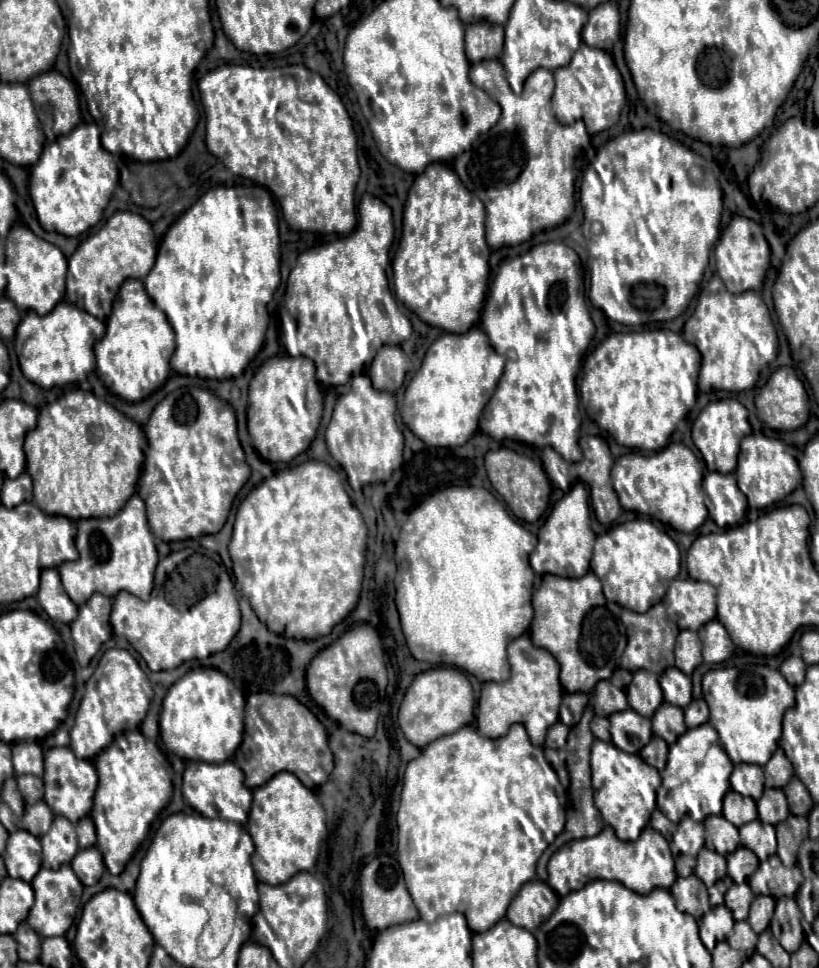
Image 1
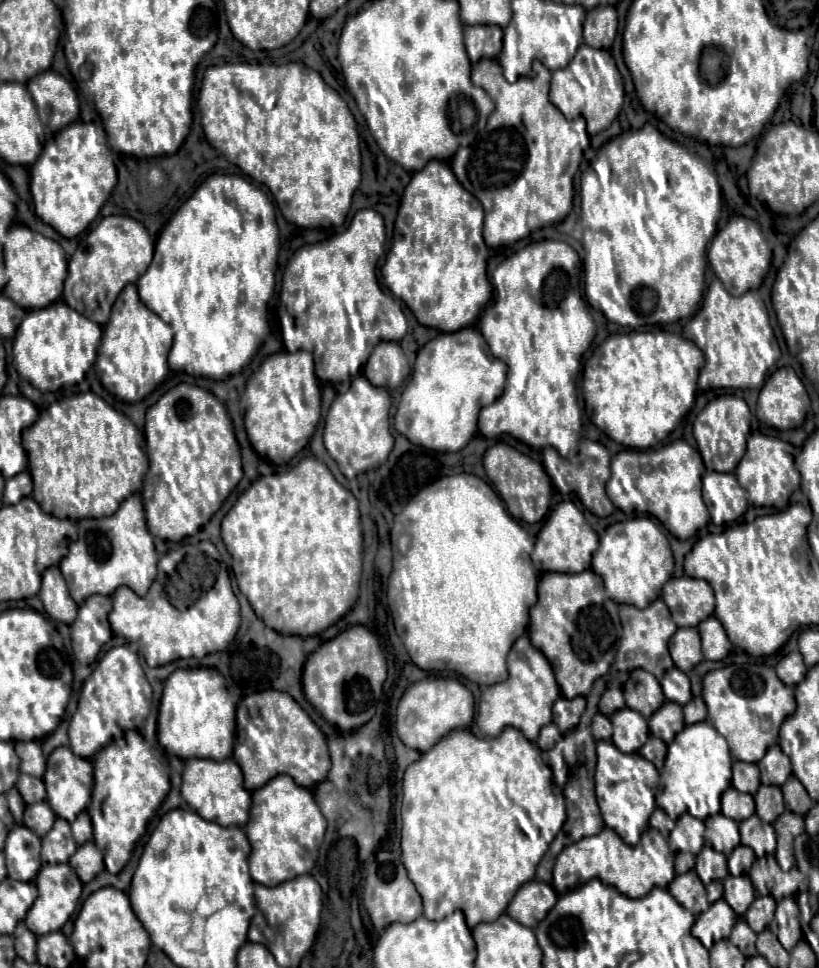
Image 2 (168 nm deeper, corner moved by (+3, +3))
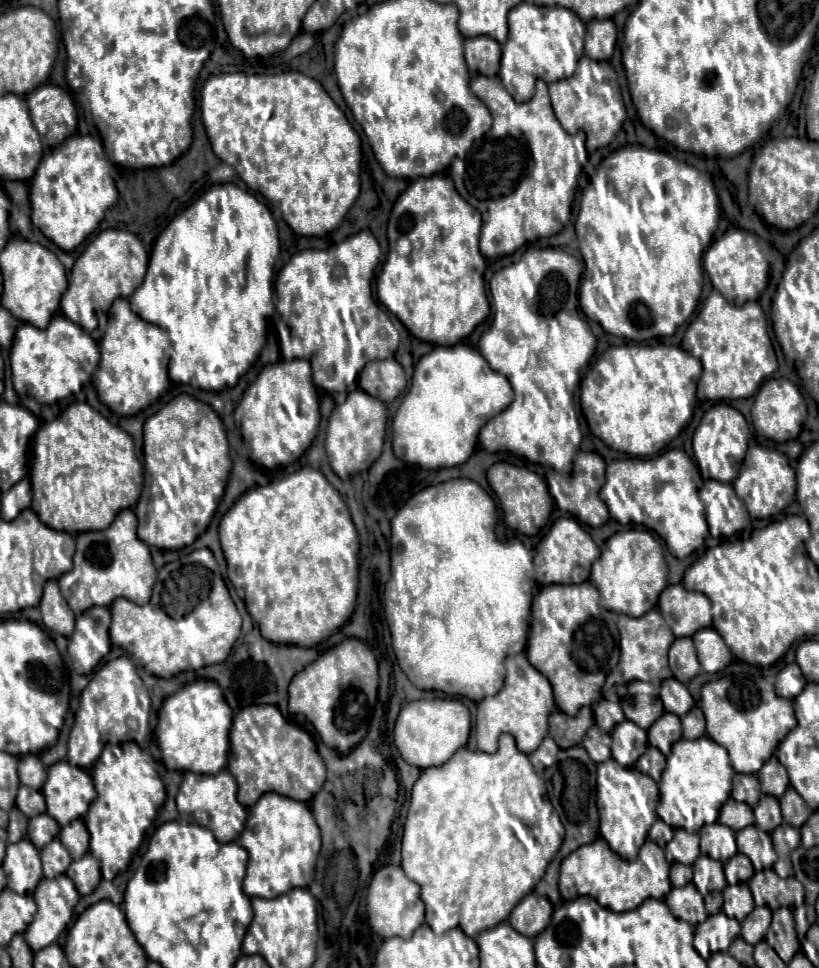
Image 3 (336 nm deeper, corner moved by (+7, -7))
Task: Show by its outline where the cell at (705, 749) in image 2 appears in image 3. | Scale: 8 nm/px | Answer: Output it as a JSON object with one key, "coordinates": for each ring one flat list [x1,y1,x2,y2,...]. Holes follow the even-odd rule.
{"coordinates":[[702,736,696,740,678,740,668,756,666,770,658,782,660,799,656,814,672,828,698,832,704,824,716,822,724,800,730,796,734,768,730,766,728,752,712,738]]}

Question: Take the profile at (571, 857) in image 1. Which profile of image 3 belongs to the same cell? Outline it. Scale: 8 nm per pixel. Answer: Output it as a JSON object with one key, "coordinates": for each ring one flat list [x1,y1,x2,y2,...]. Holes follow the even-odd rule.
{"coordinates":[[598,838,592,844,580,846,576,852,568,854,560,864,560,880,558,888,564,900,574,900,576,896,592,896,598,900,600,906,612,912,626,912,634,910,648,898,662,900,670,892,668,880,670,864,664,858,662,848,651,840,646,840,638,856,634,860,624,860,616,852,608,848,608,844]]}

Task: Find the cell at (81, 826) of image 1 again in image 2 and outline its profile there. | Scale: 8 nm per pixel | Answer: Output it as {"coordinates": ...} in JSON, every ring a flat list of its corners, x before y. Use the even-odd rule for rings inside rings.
{"coordinates":[[80,812,78,818,72,822,72,838,78,846,92,840,92,822,86,812]]}

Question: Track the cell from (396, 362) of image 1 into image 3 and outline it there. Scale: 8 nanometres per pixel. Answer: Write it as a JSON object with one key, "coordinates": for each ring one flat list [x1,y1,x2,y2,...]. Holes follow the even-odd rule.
{"coordinates":[[394,358,374,360,360,372,358,384,370,396,380,398,382,402,392,402,406,388,406,376]]}

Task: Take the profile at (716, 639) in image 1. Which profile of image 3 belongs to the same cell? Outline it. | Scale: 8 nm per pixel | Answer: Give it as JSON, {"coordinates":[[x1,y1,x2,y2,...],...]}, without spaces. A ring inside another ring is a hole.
{"coordinates":[[702,628,700,632,696,632,692,636,692,640,694,640,698,662,700,662,702,670,718,672,730,664,732,654,730,654,728,646,724,644,722,636,714,628]]}

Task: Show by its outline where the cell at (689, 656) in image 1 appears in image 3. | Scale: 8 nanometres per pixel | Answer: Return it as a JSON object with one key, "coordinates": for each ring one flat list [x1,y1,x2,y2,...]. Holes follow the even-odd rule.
{"coordinates":[[676,638,674,644,670,646,668,658,670,658,670,670,674,678,684,684,700,672,696,650,690,638]]}

